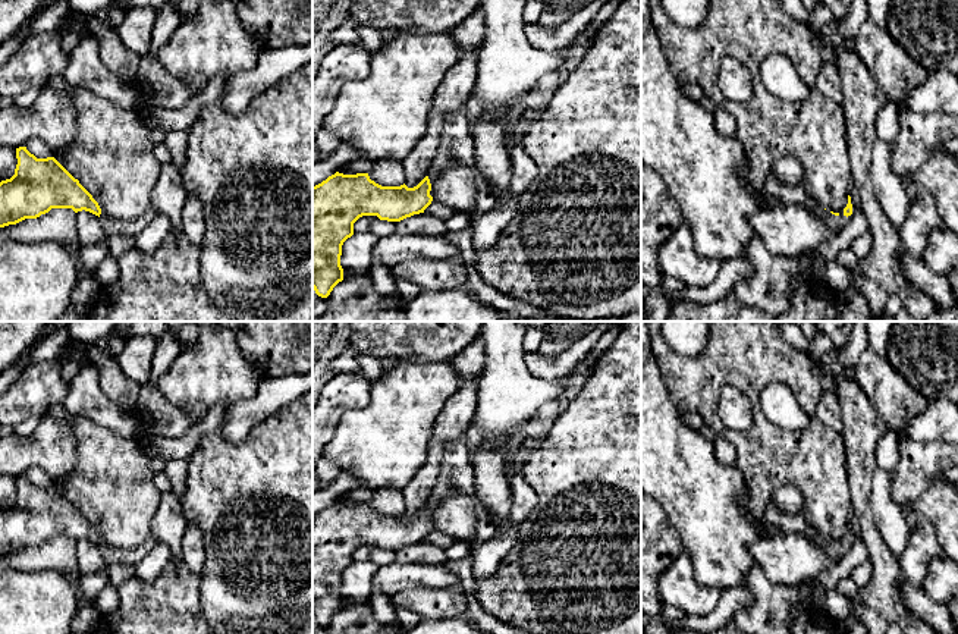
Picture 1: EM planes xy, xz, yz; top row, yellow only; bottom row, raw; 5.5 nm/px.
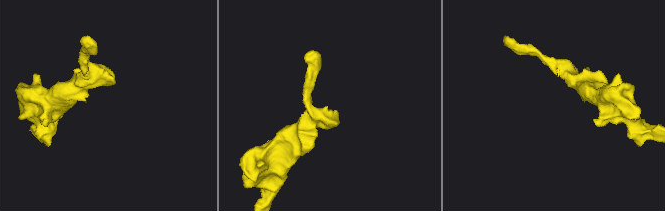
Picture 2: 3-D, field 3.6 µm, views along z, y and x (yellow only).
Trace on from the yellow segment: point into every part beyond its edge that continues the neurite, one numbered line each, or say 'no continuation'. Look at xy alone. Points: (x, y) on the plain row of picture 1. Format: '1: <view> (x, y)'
1: xy (112, 555)

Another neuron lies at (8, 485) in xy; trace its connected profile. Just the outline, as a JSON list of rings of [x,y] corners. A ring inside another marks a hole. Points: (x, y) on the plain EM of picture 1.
[[[0,476],[0,511],[15,503],[16,493],[16,477]]]

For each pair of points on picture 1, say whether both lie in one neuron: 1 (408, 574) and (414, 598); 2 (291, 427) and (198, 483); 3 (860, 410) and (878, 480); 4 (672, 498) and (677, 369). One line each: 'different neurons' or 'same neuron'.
1: different neurons
2: same neuron
3: different neurons
4: different neurons

